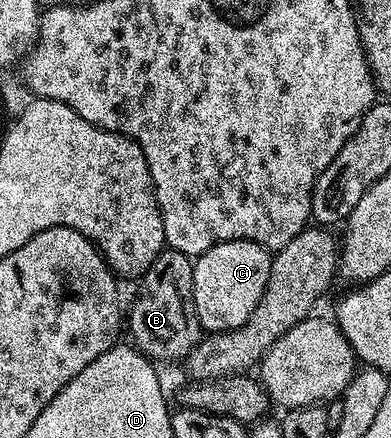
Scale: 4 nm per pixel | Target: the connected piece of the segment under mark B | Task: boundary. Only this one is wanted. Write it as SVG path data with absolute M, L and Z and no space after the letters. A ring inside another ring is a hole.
M171 249L161 251L160 256L146 269L144 275L139 276L140 292L136 295L136 300L132 303L132 316L127 316L126 327L132 330L134 346L137 351L141 351L145 357L160 363L172 363L175 359L187 360L190 352L195 349L196 344L202 338L202 328L196 310L194 309L194 297L192 296L192 282L194 273L192 272L193 260L189 256L178 253Z

